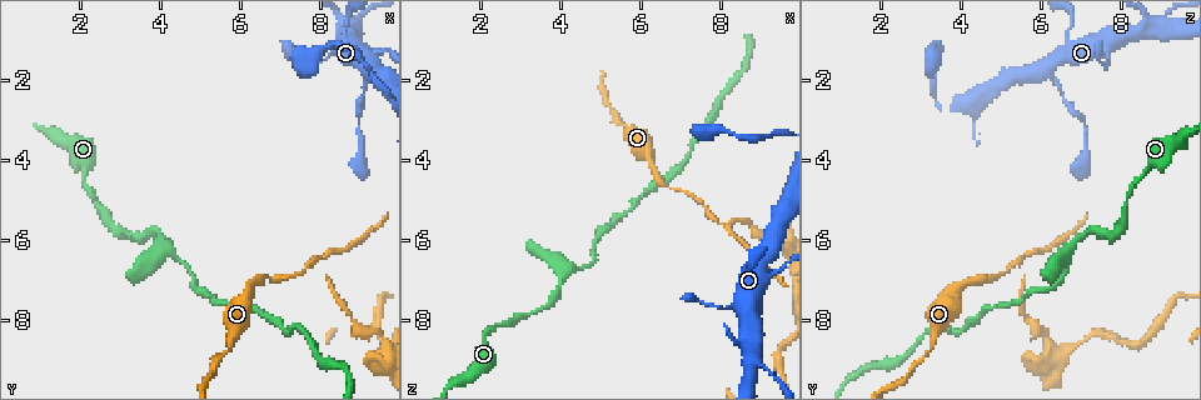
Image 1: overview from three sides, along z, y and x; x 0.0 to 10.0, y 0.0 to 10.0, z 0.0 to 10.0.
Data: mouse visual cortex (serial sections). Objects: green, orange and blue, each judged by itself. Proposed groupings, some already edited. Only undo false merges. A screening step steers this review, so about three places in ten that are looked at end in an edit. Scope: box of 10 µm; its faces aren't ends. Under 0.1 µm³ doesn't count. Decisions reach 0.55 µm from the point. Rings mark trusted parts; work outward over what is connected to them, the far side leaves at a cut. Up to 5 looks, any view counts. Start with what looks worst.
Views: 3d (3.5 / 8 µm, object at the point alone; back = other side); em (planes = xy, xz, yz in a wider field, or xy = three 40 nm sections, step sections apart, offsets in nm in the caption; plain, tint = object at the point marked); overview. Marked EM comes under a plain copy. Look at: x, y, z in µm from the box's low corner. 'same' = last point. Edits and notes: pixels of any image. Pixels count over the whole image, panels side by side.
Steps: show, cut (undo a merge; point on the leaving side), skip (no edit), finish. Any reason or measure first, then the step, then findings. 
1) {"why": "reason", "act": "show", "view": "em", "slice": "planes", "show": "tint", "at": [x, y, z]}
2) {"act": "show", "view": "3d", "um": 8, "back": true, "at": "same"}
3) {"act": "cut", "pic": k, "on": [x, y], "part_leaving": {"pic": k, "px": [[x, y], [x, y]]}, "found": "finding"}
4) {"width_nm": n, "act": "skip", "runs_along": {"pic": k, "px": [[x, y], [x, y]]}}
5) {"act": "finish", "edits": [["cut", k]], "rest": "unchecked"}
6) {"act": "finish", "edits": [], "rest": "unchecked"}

{"act": "show", "view": "3d", "um": 8, "at": [8.10, 6.80, 5.55]}

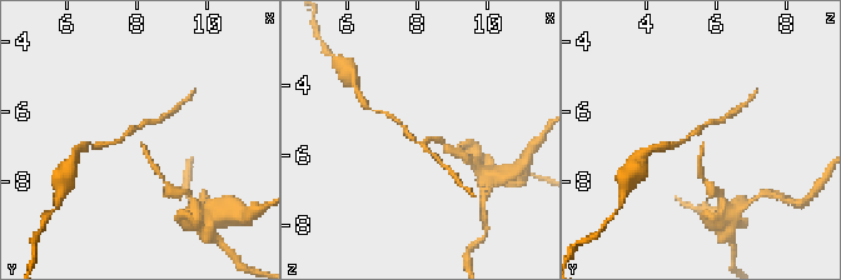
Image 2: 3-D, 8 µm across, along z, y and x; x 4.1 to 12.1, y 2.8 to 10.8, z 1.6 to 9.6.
{"act": "show", "view": "em", "slice": "xy", "step": 5, "show": "tint", "at": "same"}

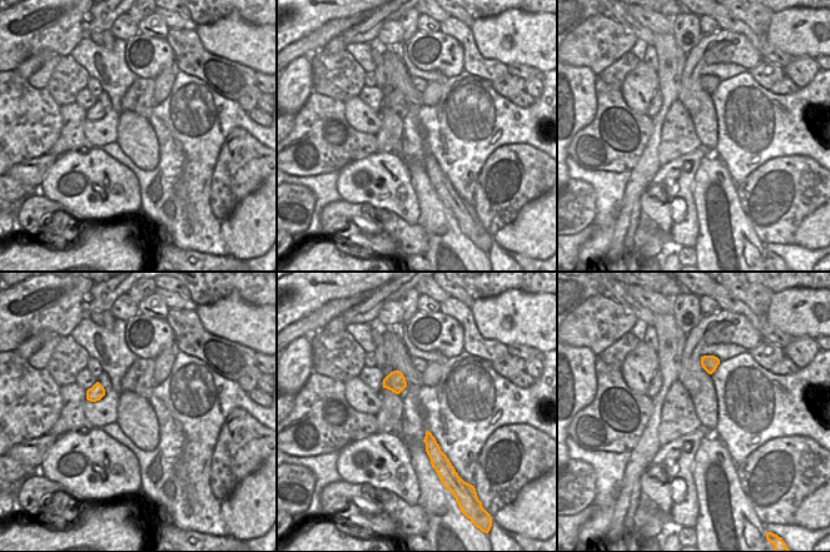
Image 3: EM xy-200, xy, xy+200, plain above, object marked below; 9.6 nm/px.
{"act": "cut", "pic": 2, "on": [145, 151], "found": "a second cell is stuck on"}

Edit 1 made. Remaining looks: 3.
{"why": "redraw", "act": "show", "view": "overview"}

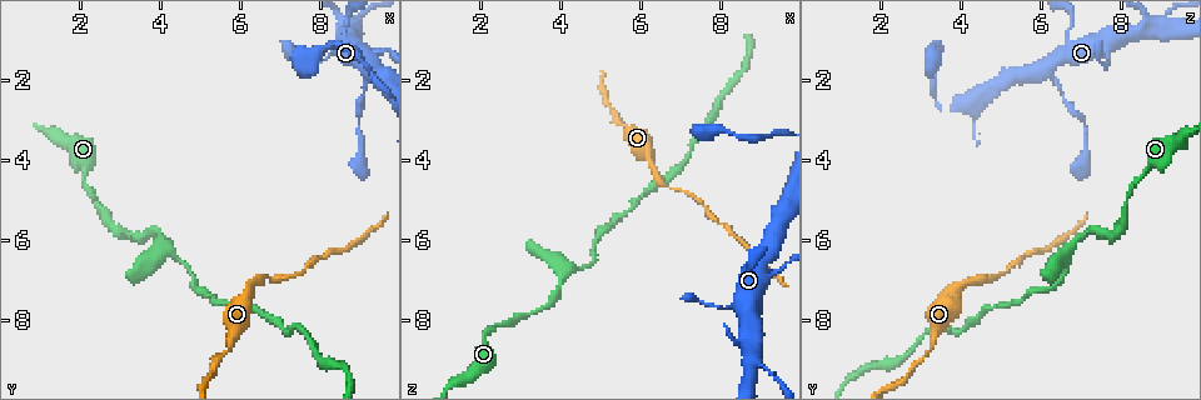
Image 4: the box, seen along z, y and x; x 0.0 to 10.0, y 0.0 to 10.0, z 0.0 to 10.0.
{"why": "calibre changes", "act": "show", "view": "3d", "um": 3.5, "at": [4.75, 6.70, 6.70]}

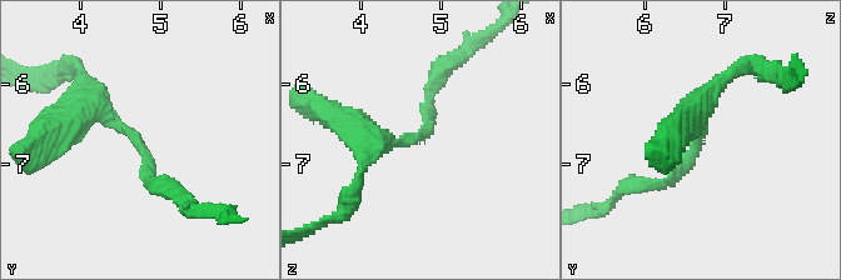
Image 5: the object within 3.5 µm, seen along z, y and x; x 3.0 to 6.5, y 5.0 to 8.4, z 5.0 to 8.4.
{"arm_widths_nm": [150, 300], "why": "now the EM", "act": "show", "view": "em", "slice": "xy", "step": 3, "show": "tint", "at": [4.75, 6.75, 6.70]}

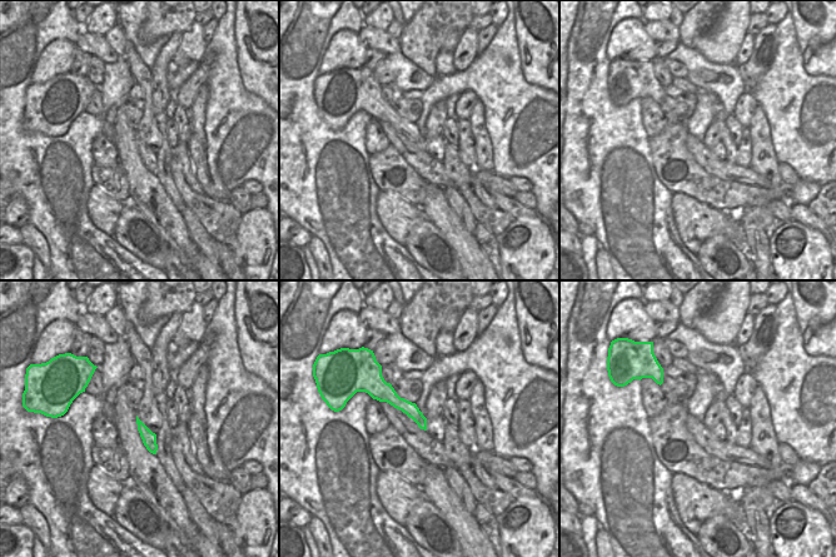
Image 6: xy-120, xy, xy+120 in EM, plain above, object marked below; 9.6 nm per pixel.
{"width_nm": 140, "act": "skip", "runs_along": {"pic": 5, "px": [[716, 85], [691, 155], [665, 185], [636, 185]]}, "found": "one cell here"}

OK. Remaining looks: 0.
{"act": "finish", "edits": [["cut", 2]], "rest": "unchecked"}

